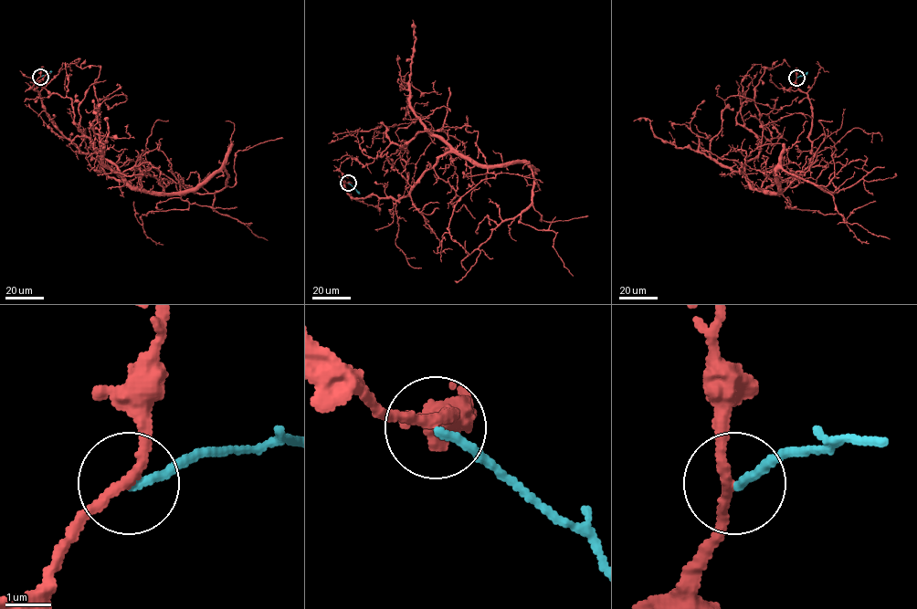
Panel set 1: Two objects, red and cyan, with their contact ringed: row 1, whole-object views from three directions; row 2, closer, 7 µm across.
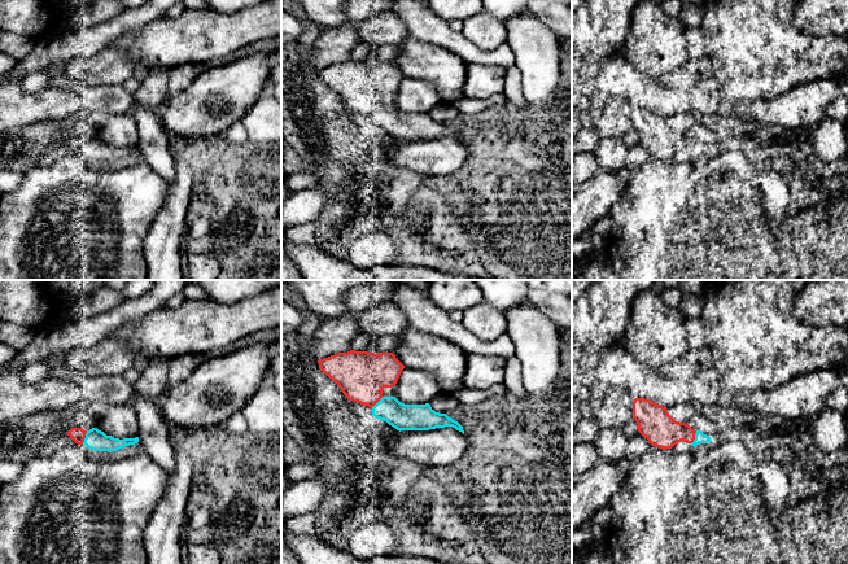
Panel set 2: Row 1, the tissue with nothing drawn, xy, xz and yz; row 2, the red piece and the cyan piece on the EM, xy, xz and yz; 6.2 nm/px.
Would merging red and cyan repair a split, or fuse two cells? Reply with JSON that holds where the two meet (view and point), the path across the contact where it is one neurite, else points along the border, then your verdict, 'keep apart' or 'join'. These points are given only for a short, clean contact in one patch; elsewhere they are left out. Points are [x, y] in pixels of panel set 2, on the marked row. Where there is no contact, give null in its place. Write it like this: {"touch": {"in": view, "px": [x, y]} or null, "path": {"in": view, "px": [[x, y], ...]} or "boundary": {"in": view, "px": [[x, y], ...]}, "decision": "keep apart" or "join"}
{"touch": {"in": "xz", "px": [376, 402]}, "decision": "join"}

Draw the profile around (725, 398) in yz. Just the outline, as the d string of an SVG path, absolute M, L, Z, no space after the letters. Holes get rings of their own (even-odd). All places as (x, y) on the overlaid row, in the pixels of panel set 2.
M721 388L717 398L717 403L725 407L738 406L743 411L746 411L746 405L742 401L738 401L731 393L726 389Z

